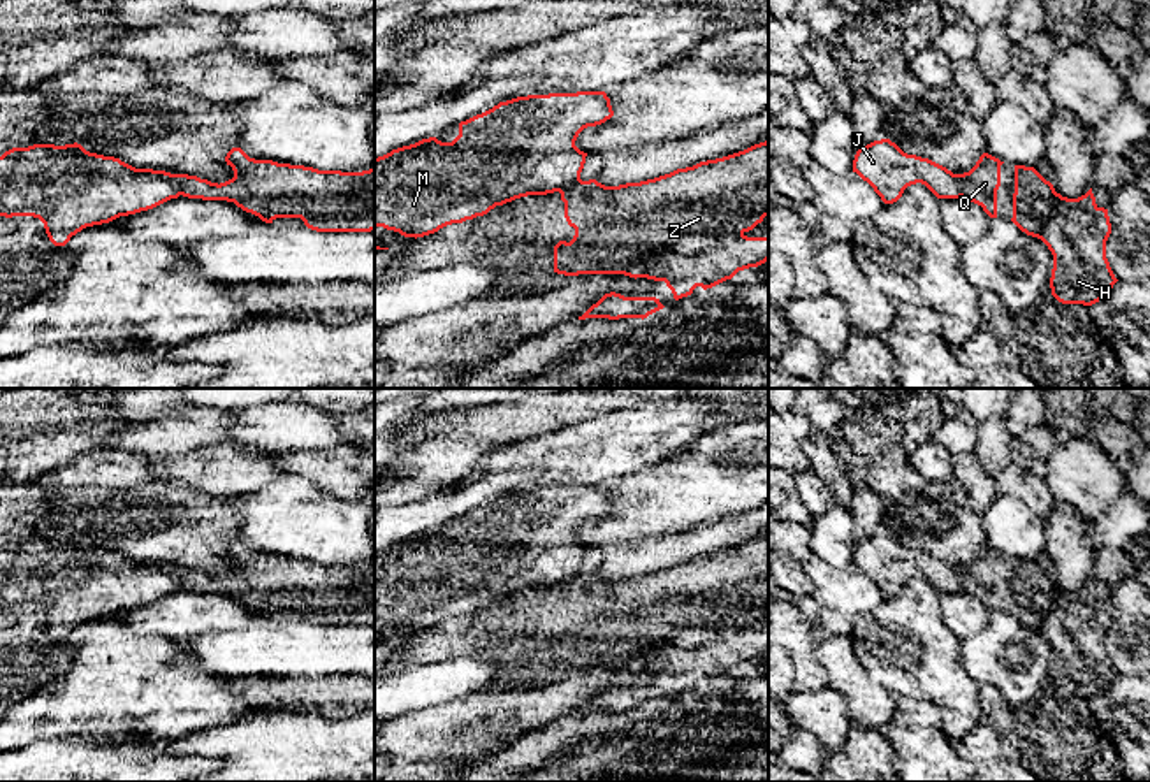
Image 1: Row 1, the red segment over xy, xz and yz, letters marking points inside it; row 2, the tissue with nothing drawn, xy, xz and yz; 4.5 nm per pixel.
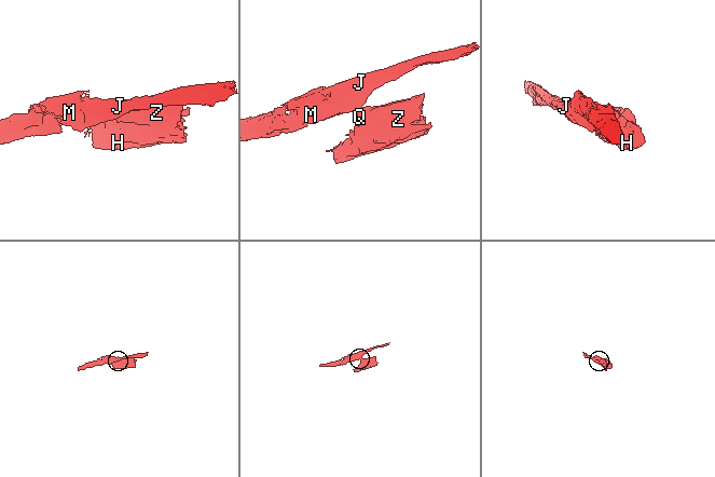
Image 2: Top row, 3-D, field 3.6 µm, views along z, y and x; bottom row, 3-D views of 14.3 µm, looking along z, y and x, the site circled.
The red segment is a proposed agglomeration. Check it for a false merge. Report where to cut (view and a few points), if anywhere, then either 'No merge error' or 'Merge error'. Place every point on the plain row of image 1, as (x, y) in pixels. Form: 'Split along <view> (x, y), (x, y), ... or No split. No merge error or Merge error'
Split along xy (167, 566), (181, 587). Merge error

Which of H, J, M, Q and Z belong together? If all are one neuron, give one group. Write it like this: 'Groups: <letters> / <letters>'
Groups: H Q Z / J M

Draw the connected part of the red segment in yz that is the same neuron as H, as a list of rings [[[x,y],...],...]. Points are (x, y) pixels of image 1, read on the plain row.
[[[1015,559],[1011,615],[1052,645],[1050,682],[1059,696],[1092,699],[1118,675],[1106,652],[1108,603],[1095,597],[1092,582],[1067,592],[1034,561]]]

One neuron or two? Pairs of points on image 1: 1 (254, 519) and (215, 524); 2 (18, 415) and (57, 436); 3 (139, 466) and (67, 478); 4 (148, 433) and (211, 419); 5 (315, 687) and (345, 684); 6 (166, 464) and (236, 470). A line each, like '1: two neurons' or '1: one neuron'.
1: two neurons
2: one neuron
3: one neuron
4: one neuron
5: one neuron
6: one neuron

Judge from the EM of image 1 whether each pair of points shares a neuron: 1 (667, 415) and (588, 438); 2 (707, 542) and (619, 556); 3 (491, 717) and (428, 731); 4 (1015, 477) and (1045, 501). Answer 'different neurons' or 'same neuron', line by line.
1: same neuron
2: same neuron
3: same neuron
4: same neuron

